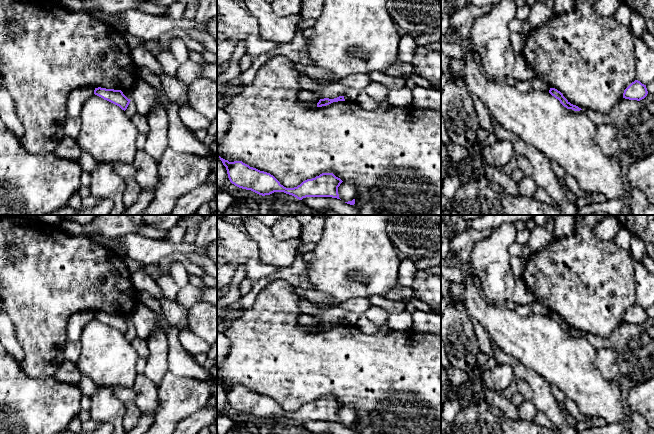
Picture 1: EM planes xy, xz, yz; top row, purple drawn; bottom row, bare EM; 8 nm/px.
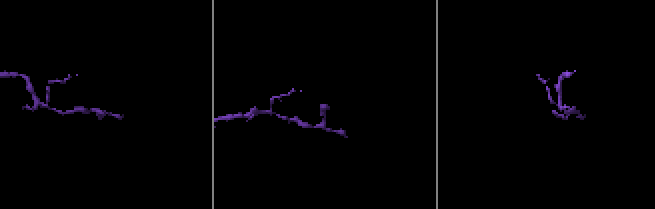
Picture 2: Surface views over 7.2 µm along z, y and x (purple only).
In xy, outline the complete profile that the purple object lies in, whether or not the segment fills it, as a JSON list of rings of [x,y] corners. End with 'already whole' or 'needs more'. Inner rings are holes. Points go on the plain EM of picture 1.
[[[95,312],[94,318],[107,324],[117,330],[119,330],[122,334],[126,334],[130,323],[128,323],[121,314],[114,314],[114,313],[106,313],[106,312]]]; already whole

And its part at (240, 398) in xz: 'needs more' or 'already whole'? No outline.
already whole

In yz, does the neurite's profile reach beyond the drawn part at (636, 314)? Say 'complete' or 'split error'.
complete

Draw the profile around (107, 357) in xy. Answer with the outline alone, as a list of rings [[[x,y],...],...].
[[[93,318],[83,329],[81,345],[82,351],[76,363],[80,373],[88,376],[97,387],[133,388],[139,356],[124,334]]]

